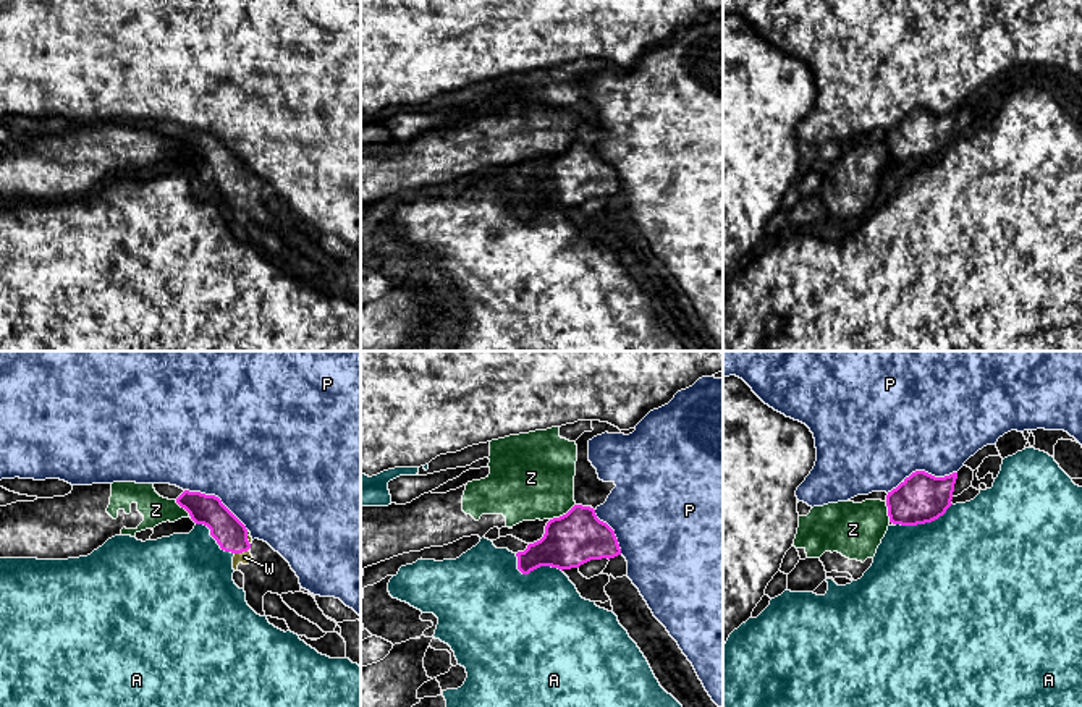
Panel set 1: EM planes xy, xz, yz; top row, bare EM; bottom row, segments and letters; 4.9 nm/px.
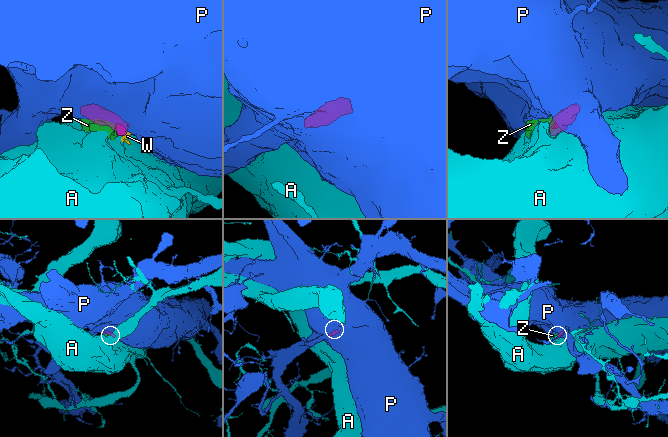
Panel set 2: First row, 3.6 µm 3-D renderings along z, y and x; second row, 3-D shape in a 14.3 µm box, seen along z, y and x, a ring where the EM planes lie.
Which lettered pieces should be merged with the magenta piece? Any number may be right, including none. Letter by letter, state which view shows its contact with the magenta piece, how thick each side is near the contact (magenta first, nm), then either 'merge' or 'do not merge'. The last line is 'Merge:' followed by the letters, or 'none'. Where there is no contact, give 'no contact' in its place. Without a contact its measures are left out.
A: contact in xz; calibres 260 and 480 nm; do not merge
P: contact in yz; calibres 240 and 500 nm; do not merge
W: contact in xy; calibres 160 and 60 nm; merge
Z: contact in xz; calibres 260 and 420 nm; do not merge
Merge: W

